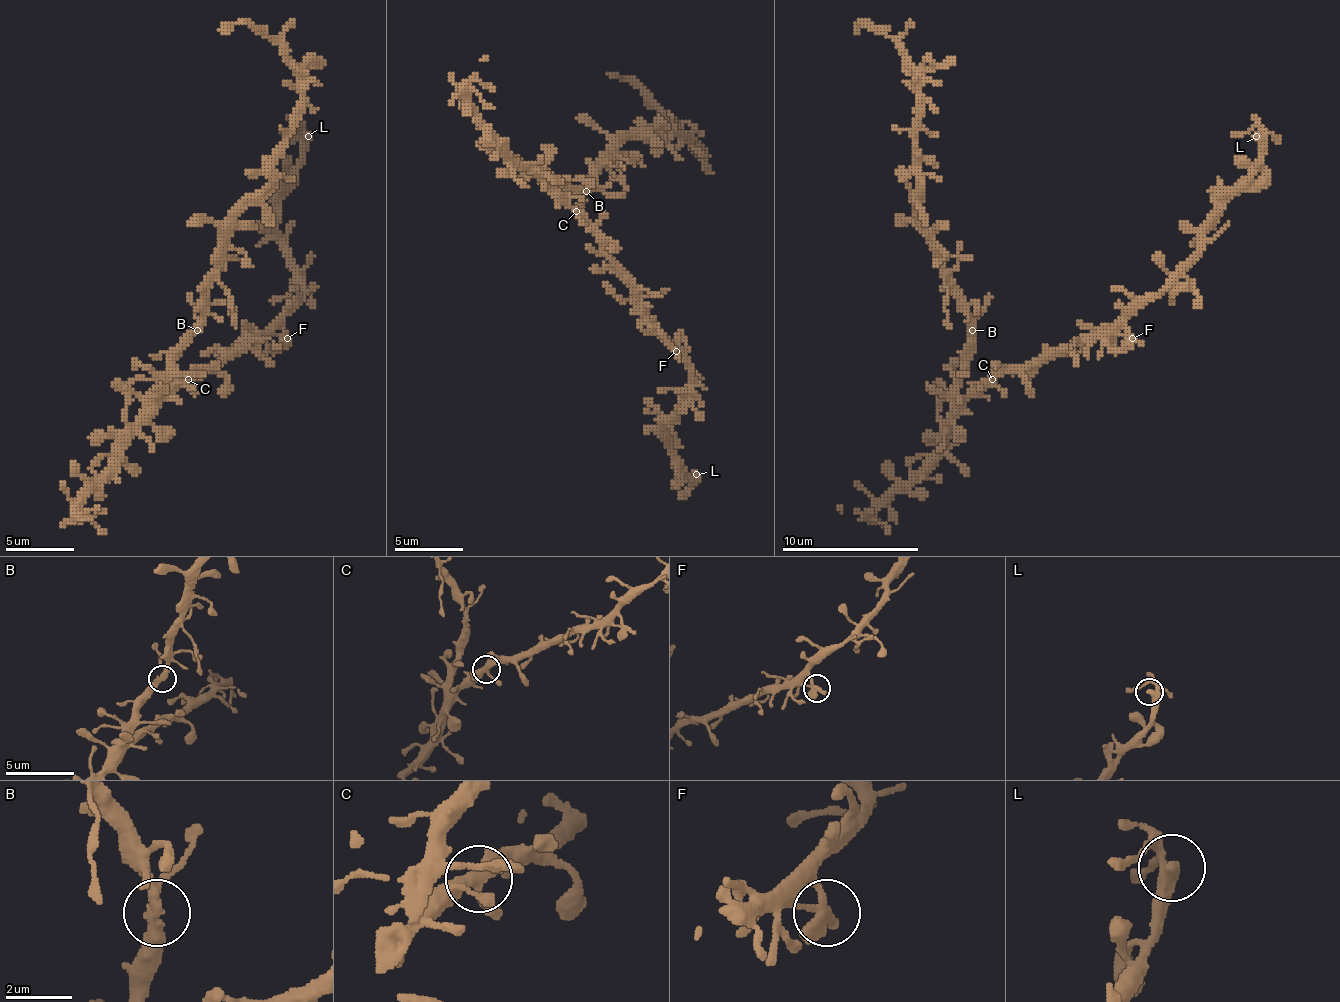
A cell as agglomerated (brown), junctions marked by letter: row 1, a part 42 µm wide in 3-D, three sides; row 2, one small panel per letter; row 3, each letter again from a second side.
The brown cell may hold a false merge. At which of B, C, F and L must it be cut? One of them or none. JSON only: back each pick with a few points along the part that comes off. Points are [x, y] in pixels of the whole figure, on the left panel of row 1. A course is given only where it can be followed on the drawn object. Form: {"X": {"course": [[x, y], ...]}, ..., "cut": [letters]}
{"cut": []}

